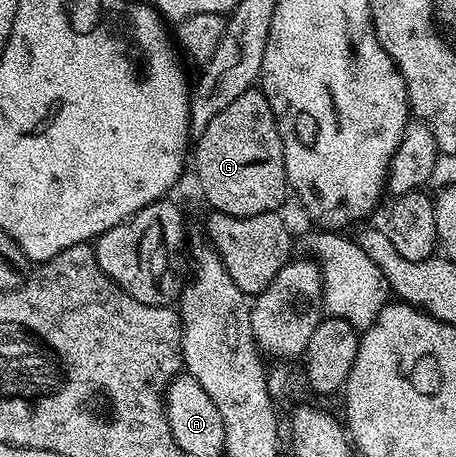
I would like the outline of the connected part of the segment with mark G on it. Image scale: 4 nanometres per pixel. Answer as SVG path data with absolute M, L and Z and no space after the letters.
M258 87L233 98L233 102L205 126L205 134L198 136L193 144L193 164L194 160L199 188L216 212L230 216L279 212L289 197L279 122Z

